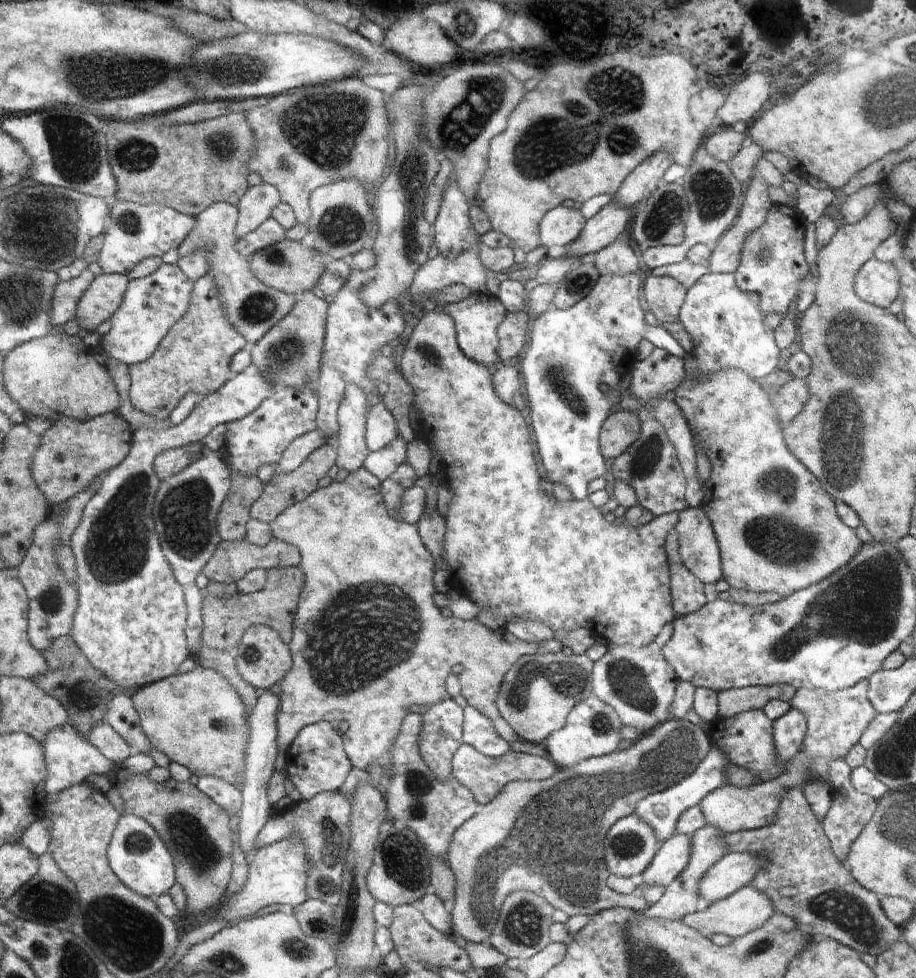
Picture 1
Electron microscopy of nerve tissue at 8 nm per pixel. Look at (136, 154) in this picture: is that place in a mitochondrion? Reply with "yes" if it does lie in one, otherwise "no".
yes

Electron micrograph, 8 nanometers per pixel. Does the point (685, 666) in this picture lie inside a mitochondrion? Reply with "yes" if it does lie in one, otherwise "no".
no

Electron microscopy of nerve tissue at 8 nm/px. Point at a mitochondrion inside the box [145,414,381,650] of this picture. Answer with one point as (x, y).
(185, 510)

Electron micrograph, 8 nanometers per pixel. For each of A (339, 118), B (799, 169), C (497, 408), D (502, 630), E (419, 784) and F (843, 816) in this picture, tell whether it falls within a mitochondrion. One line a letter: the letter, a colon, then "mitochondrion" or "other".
A: mitochondrion
B: other
C: other
D: other
E: mitochondrion
F: other

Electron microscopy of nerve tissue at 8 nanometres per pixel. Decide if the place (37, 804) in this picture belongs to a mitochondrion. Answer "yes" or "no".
no

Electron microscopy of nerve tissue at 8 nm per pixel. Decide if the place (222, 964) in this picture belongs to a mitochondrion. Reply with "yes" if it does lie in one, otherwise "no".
yes

